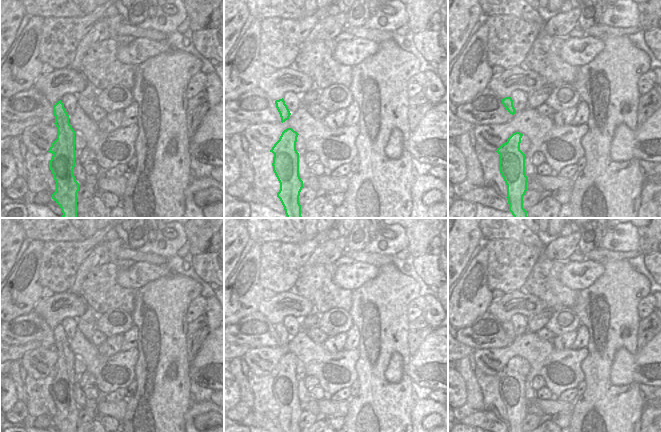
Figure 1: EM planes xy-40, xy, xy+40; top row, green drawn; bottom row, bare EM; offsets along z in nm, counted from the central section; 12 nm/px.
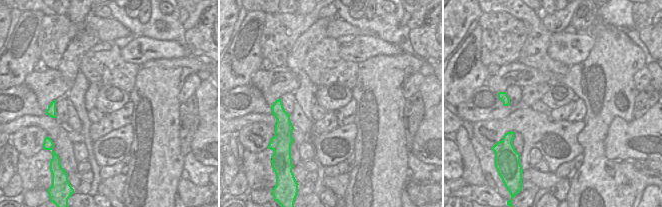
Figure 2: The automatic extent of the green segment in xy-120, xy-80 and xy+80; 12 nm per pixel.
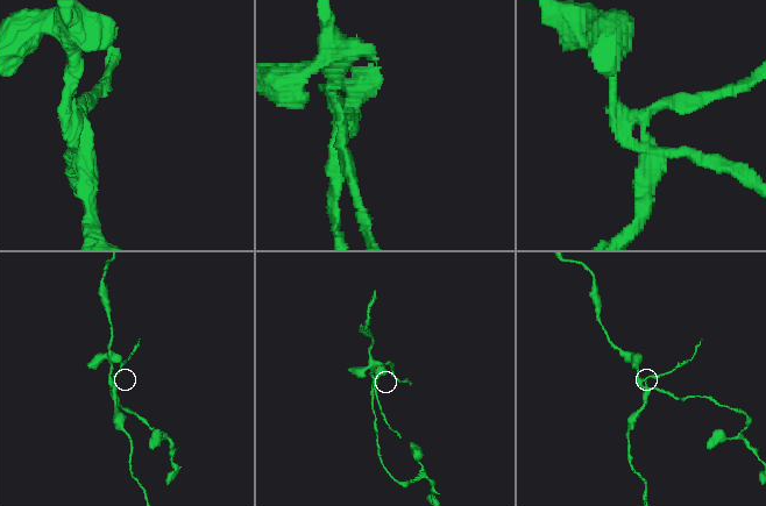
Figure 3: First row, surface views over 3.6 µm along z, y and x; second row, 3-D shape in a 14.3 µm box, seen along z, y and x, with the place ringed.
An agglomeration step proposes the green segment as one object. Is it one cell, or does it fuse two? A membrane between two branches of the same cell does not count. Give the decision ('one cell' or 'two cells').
two cells

